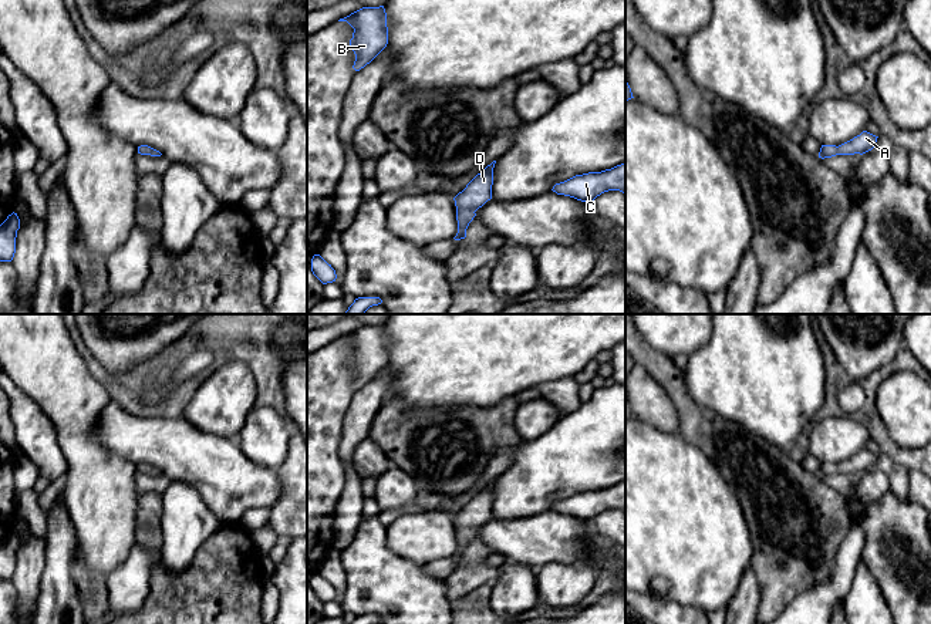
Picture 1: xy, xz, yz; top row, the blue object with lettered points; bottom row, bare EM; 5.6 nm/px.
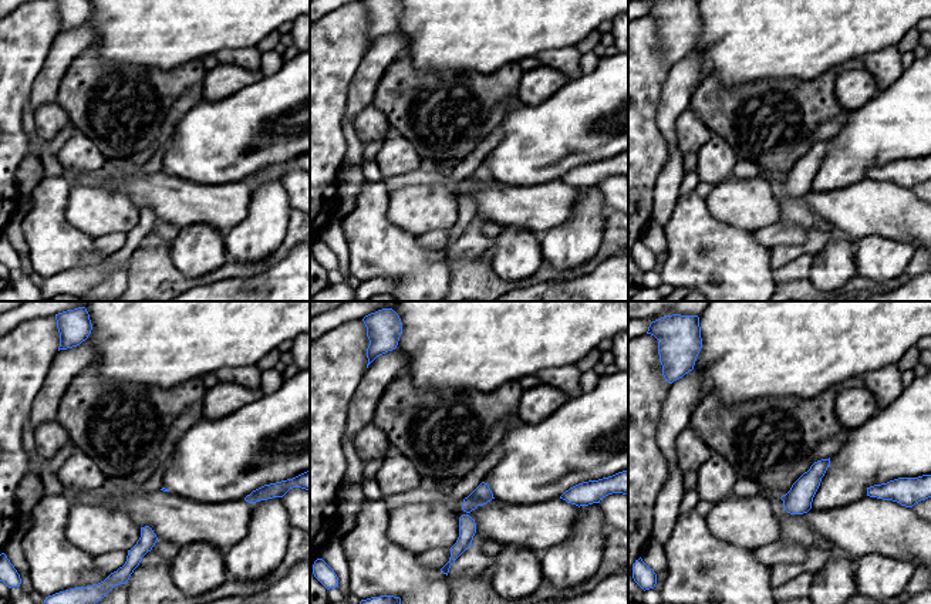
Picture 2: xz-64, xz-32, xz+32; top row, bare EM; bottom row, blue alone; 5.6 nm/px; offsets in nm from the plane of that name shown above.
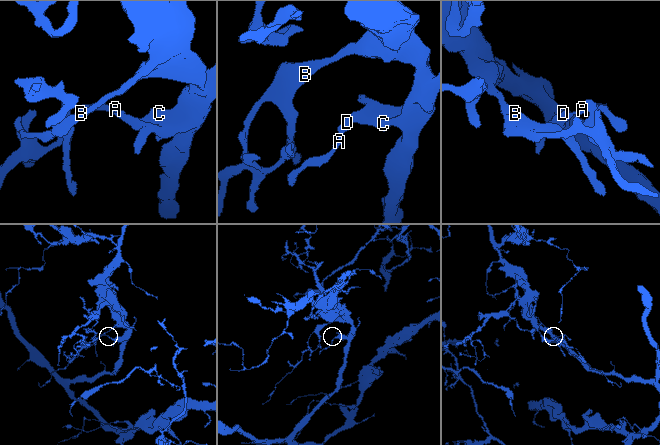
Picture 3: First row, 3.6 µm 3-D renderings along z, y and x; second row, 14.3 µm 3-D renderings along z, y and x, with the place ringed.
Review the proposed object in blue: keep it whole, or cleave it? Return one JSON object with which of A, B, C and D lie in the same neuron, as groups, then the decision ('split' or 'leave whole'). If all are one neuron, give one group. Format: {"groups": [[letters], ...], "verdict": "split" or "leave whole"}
{"groups": [["A", "B", "C", "D"]], "verdict": "leave whole"}

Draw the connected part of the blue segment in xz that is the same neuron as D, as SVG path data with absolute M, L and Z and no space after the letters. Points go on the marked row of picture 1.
M496 161L488 165L453 198L458 220L458 233L453 237L455 240L466 237L466 229L476 216L475 212L492 199L495 163Z

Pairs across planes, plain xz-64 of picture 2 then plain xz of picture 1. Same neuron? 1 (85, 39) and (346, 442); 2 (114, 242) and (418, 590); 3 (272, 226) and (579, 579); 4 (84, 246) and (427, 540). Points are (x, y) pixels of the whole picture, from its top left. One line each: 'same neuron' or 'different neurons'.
1: same neuron
2: different neurons
3: same neuron
4: different neurons

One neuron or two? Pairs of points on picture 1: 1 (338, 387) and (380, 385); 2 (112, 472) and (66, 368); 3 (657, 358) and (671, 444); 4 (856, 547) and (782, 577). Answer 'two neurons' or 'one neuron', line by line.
1: two neurons
2: one neuron
3: two neurons
4: two neurons

